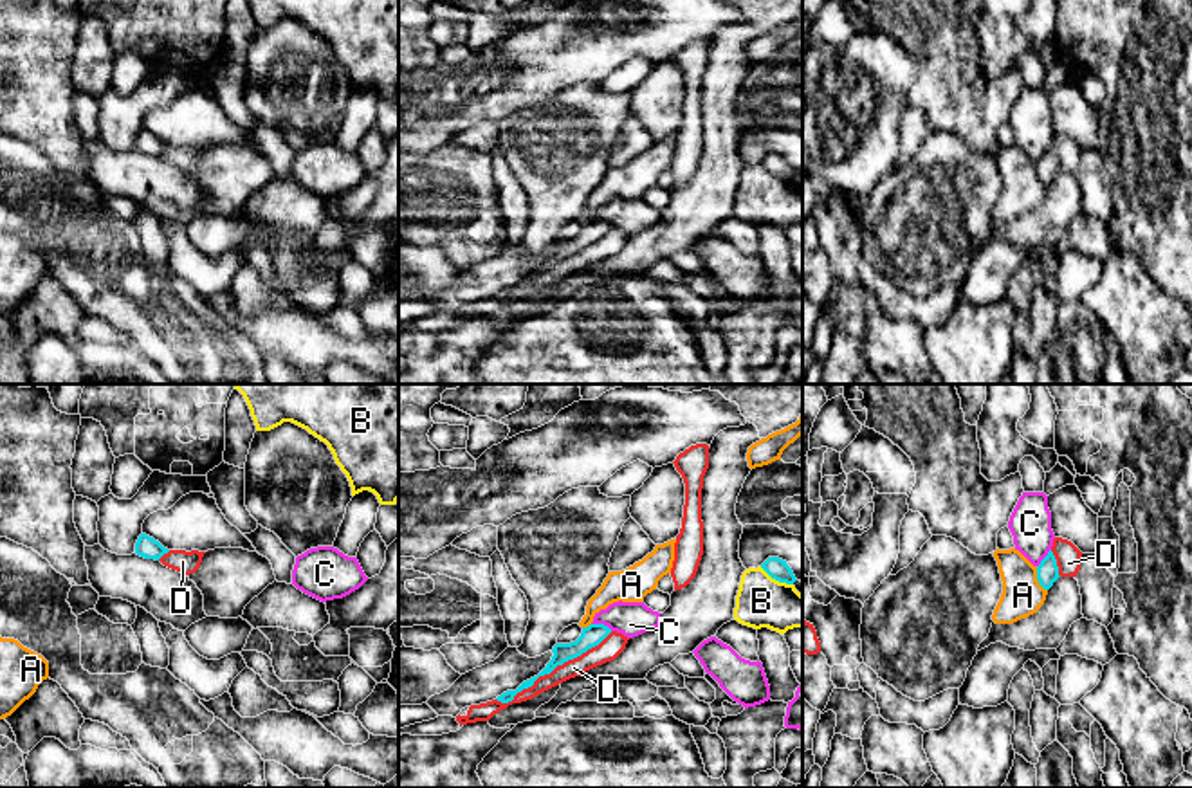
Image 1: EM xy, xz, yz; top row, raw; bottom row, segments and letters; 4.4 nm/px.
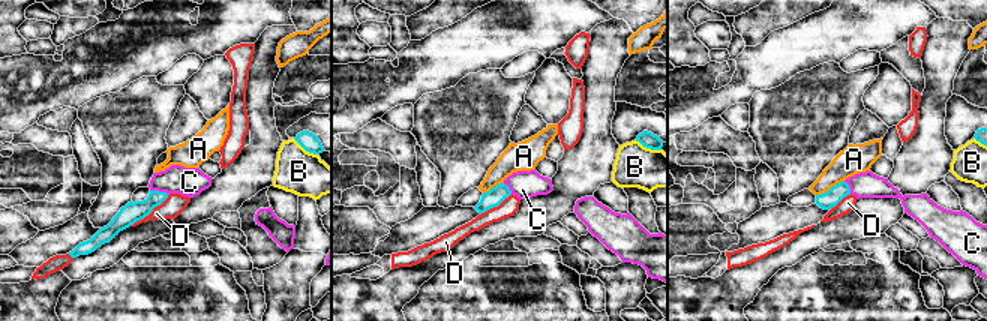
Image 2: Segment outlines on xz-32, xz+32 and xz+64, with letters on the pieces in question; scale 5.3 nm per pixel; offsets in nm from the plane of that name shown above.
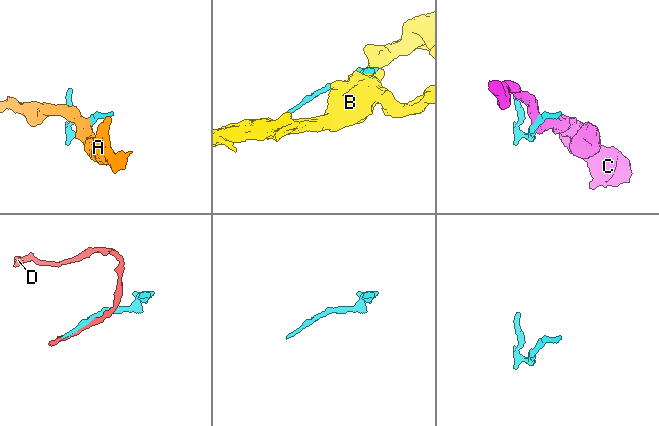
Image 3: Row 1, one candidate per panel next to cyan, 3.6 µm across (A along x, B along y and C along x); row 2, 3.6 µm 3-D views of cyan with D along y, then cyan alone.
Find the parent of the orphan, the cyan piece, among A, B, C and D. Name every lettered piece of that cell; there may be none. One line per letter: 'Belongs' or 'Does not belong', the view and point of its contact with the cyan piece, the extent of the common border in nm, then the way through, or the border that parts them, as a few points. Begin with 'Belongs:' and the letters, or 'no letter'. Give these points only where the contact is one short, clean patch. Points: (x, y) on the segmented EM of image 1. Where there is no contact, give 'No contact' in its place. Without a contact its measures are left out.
Belongs: D
A: Does not belong. Touches cyan at yz (1037, 579). Shared border 120 nm. Boundary: yz (1036, 567), (1036, 577), (1046, 590)
B: Does not belong. Touches cyan at xz (776, 579). Shared border 170 nm
C: Does not belong. Touches cyan at xz (603, 624). Shared border 100 nm
D: Belongs. Touches cyan at xz (554, 668). Shared border 600 nm

